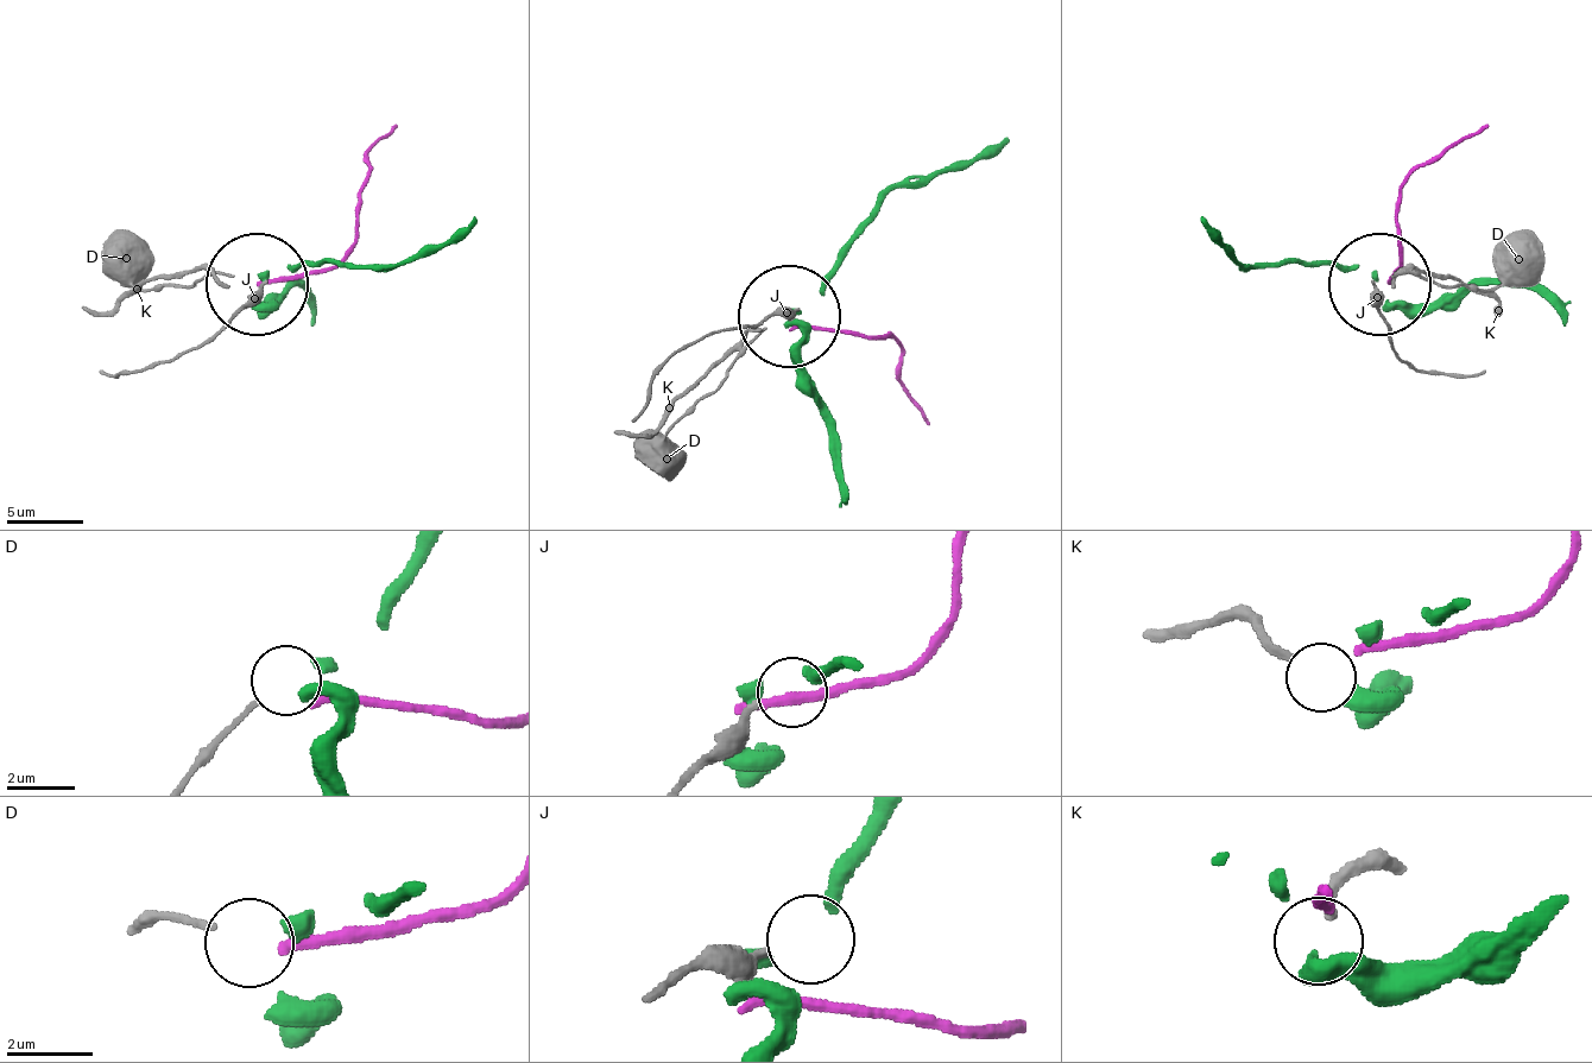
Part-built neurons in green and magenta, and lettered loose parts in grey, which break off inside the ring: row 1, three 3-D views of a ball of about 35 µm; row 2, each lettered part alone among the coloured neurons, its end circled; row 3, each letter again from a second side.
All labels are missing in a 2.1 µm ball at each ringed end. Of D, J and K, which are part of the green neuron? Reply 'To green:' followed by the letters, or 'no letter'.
To green: K

